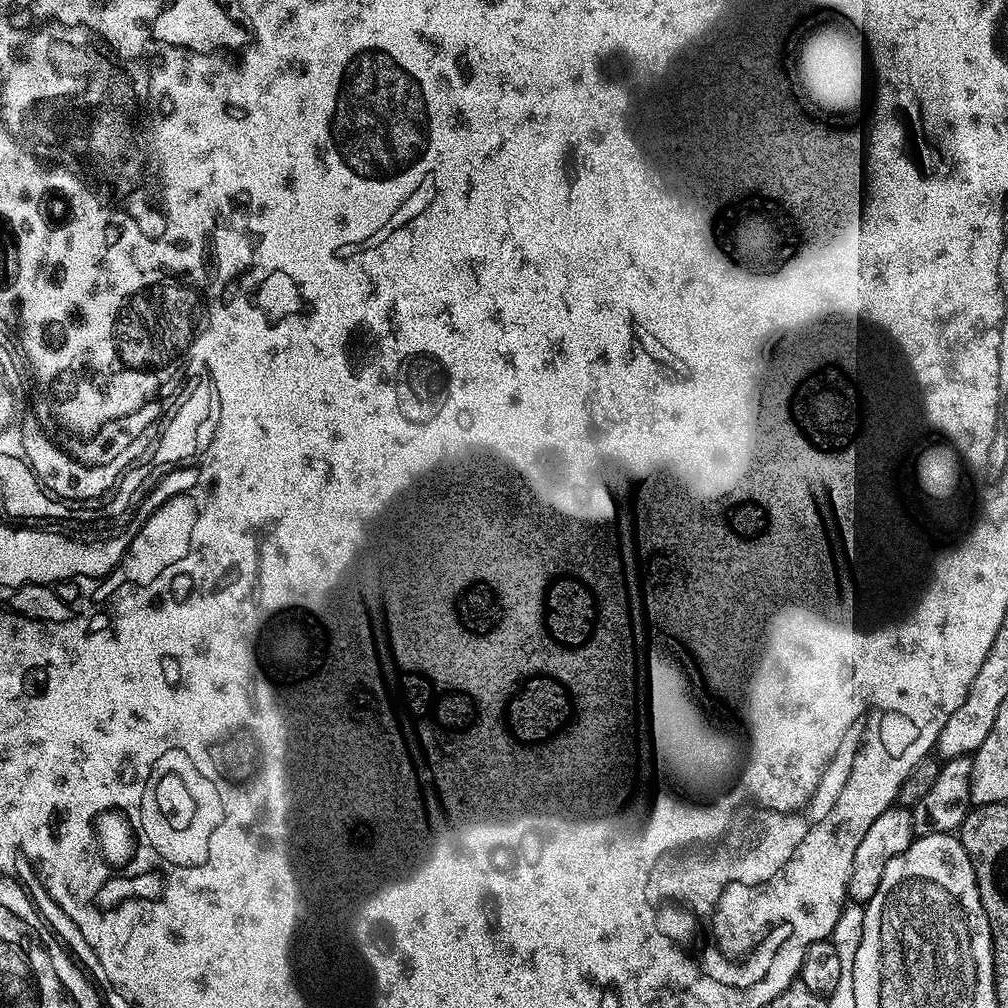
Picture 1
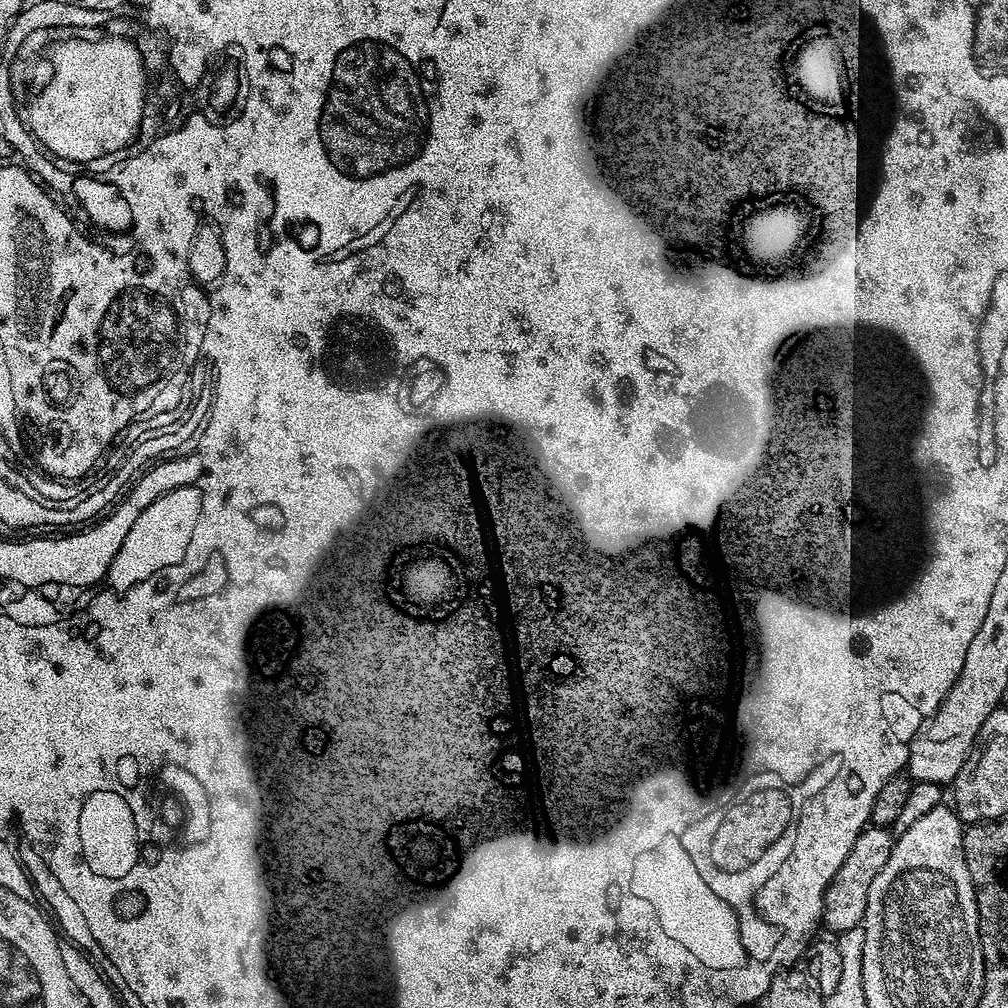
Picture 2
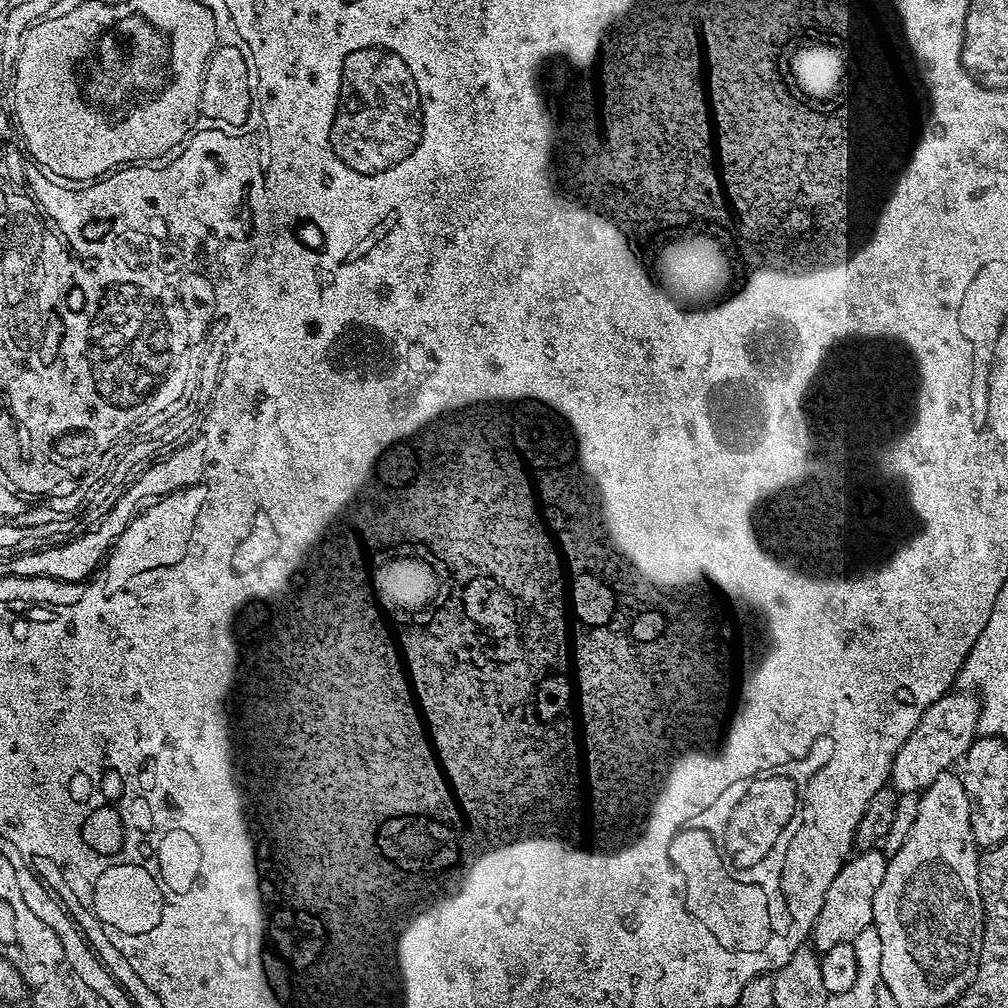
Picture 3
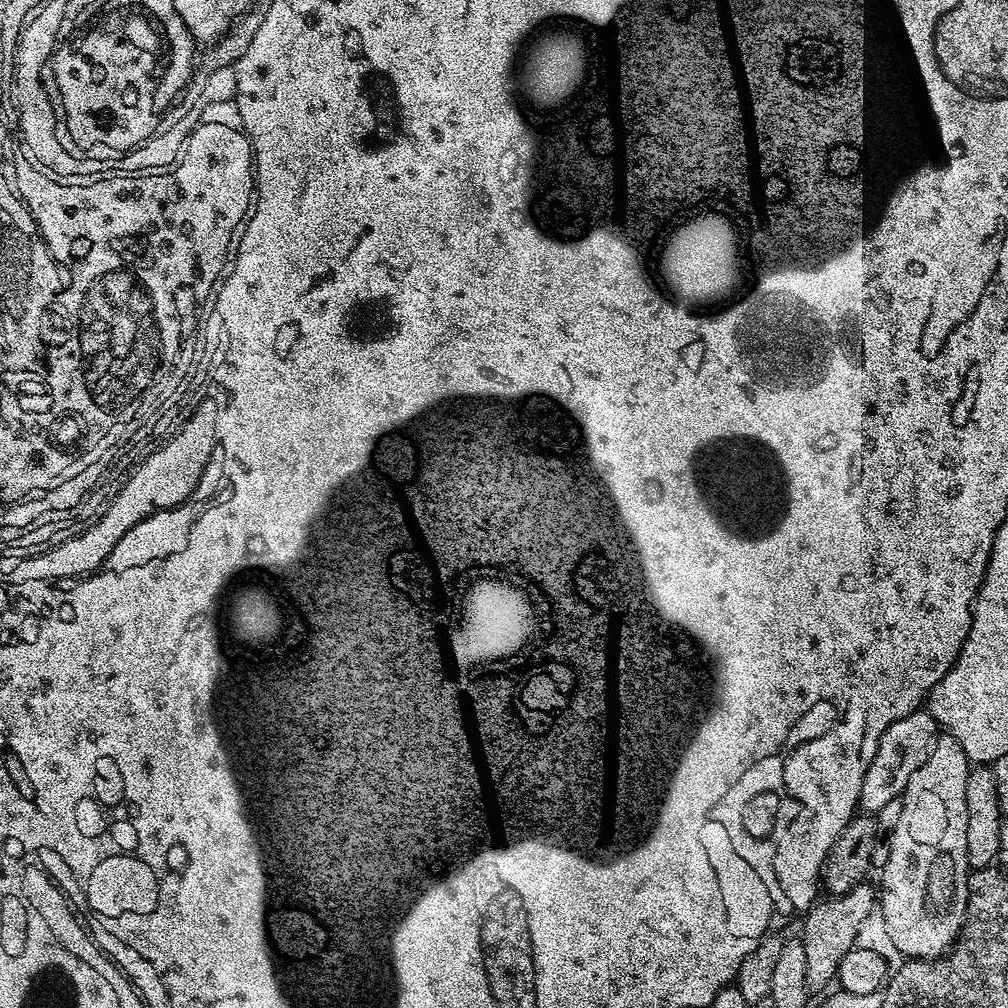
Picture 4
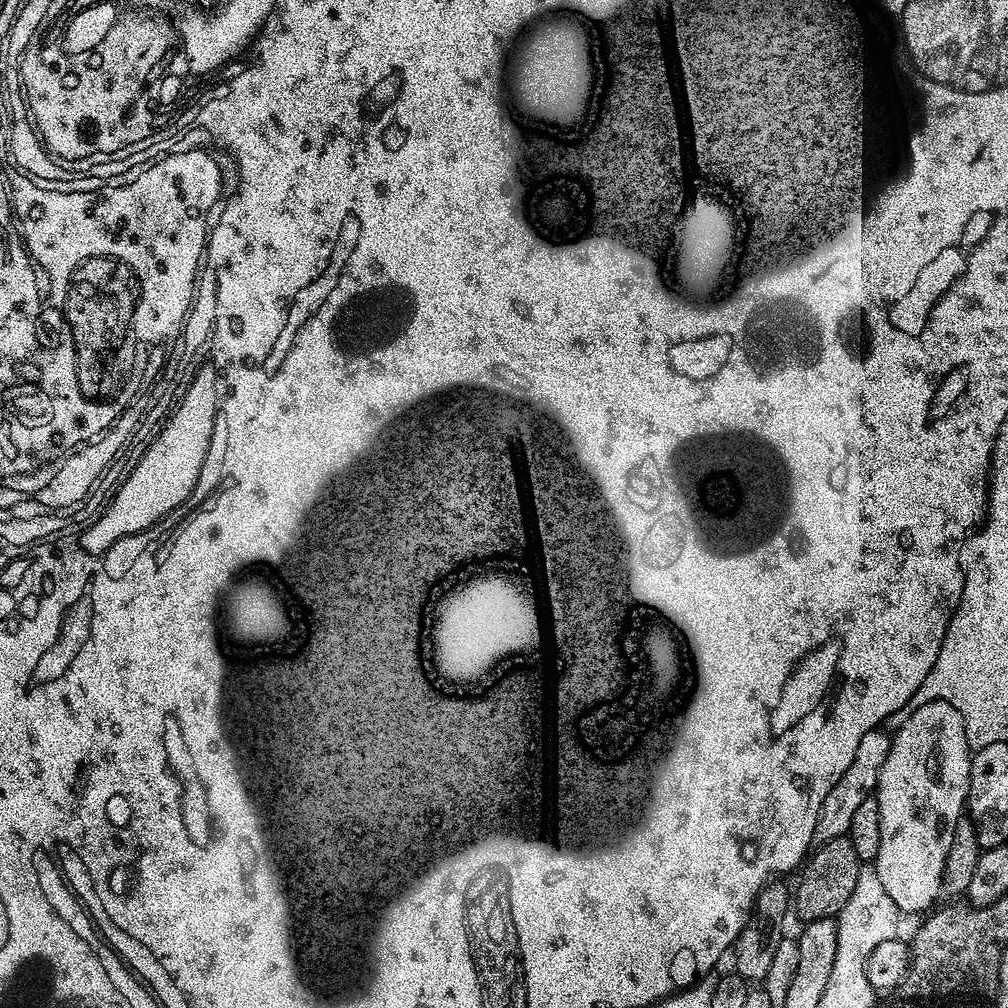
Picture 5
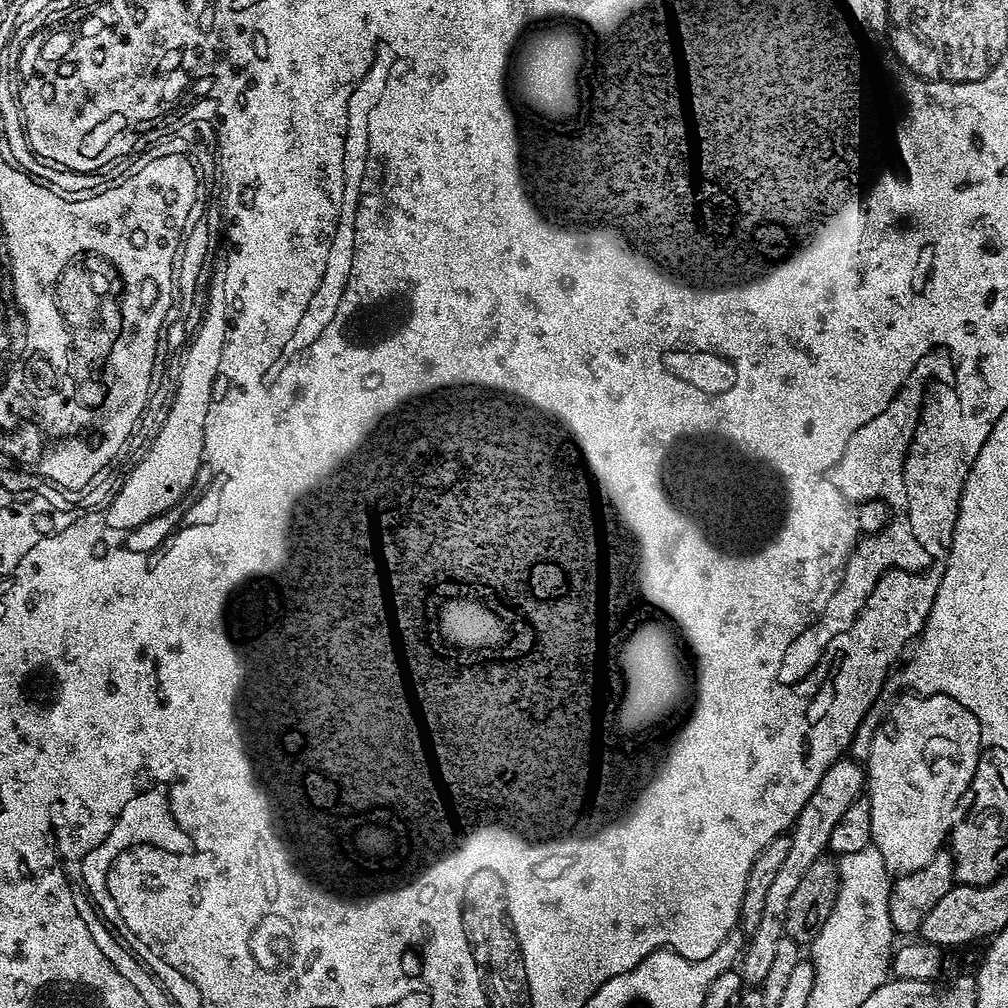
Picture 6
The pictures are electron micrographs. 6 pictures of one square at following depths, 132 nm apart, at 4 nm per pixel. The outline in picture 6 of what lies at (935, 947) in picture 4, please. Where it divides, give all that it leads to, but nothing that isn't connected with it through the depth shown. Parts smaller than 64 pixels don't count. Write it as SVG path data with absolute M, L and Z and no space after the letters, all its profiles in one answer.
M944 693L930 694L929 696L921 696L919 694L900 694L896 701L888 708L888 713L877 723L872 741L868 747L868 758L866 761L866 795L870 802L870 830L872 831L872 844L878 850L878 854L882 854L882 862L886 862L889 873L903 874L913 872L914 870L922 870L926 866L926 862L930 862L945 847L946 837L950 832L949 821L944 821L948 815L956 808L956 803L965 796L972 787L972 779L976 773L976 767L980 761L982 745L980 743L980 727L978 726L978 718L974 718L974 714L970 714L970 710L966 710L966 706L962 706L962 702L958 702L954 698L945 696Z

